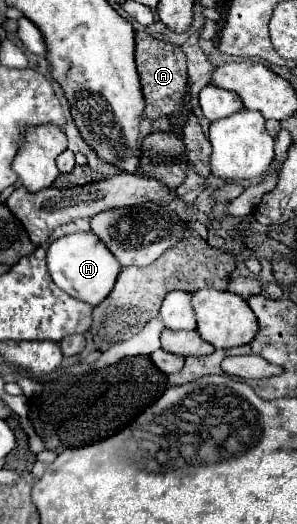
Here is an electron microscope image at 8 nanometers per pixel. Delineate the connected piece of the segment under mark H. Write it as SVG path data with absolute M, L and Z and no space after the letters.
M78 232L60 236L48 246L46 254L48 272L58 288L62 288L66 294L70 294L76 300L84 300L92 306L98 306L114 288L114 282L122 270L122 264L110 254L106 244L92 232Z

